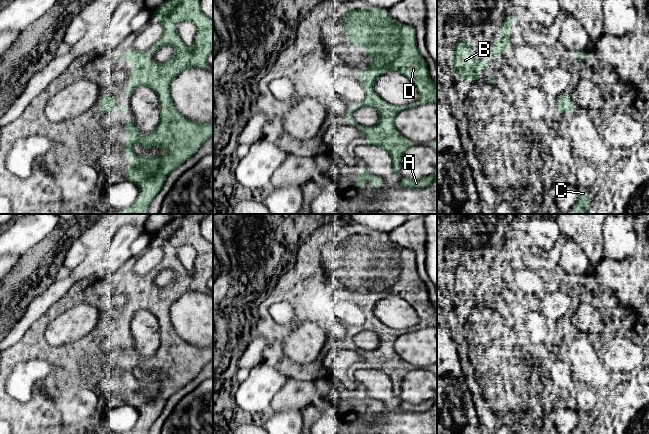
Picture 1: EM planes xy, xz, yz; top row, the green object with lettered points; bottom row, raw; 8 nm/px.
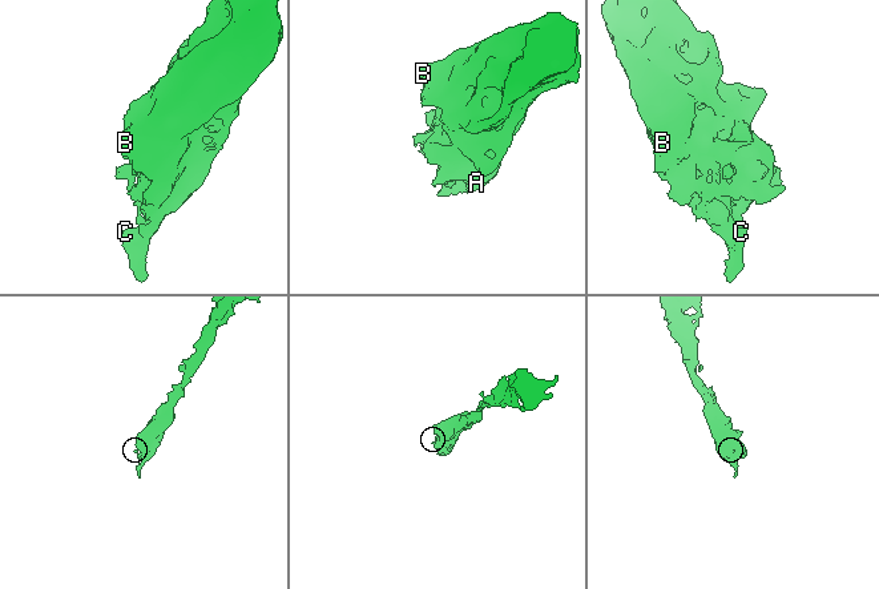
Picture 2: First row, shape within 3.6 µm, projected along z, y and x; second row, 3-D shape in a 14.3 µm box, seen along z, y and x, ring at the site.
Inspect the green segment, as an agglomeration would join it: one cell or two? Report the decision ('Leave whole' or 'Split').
Leave whole

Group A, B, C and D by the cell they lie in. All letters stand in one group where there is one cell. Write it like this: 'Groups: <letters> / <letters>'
Groups: A B C D

